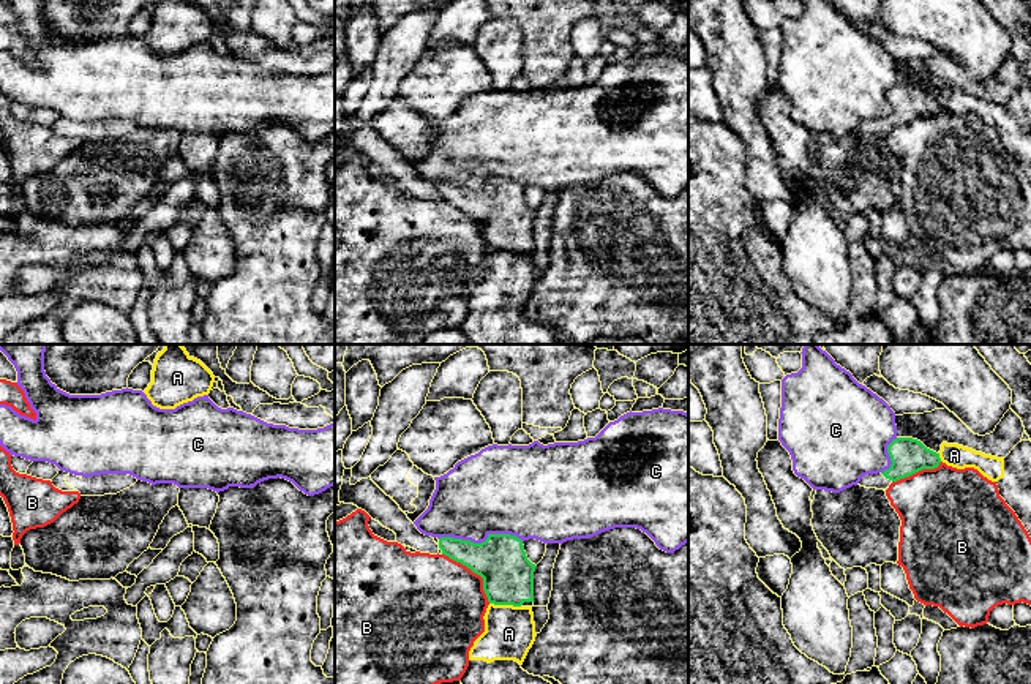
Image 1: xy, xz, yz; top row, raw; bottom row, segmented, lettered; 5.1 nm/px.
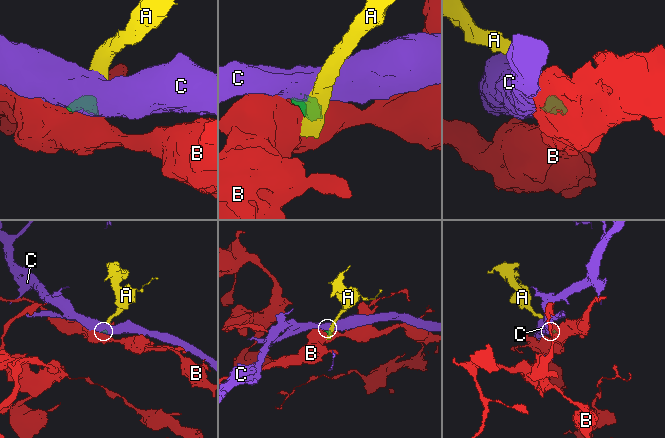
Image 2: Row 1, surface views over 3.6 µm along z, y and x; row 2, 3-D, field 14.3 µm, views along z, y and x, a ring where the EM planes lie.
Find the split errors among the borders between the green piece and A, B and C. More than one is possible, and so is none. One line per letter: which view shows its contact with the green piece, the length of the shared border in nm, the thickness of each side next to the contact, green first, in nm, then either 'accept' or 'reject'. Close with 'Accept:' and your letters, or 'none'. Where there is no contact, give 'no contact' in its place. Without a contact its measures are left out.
A: meets green in xz; contact 160 nm long; 260 nm thick on the green side, 260 nm on the other; reject
B: meets green in xz; contact 360 nm long; 260 nm thick on the green side, 480 nm on the other; reject
C: meets green in xz; contact 440 nm long; 260 nm thick on the green side, 420 nm on the other; reject
Accept: none

